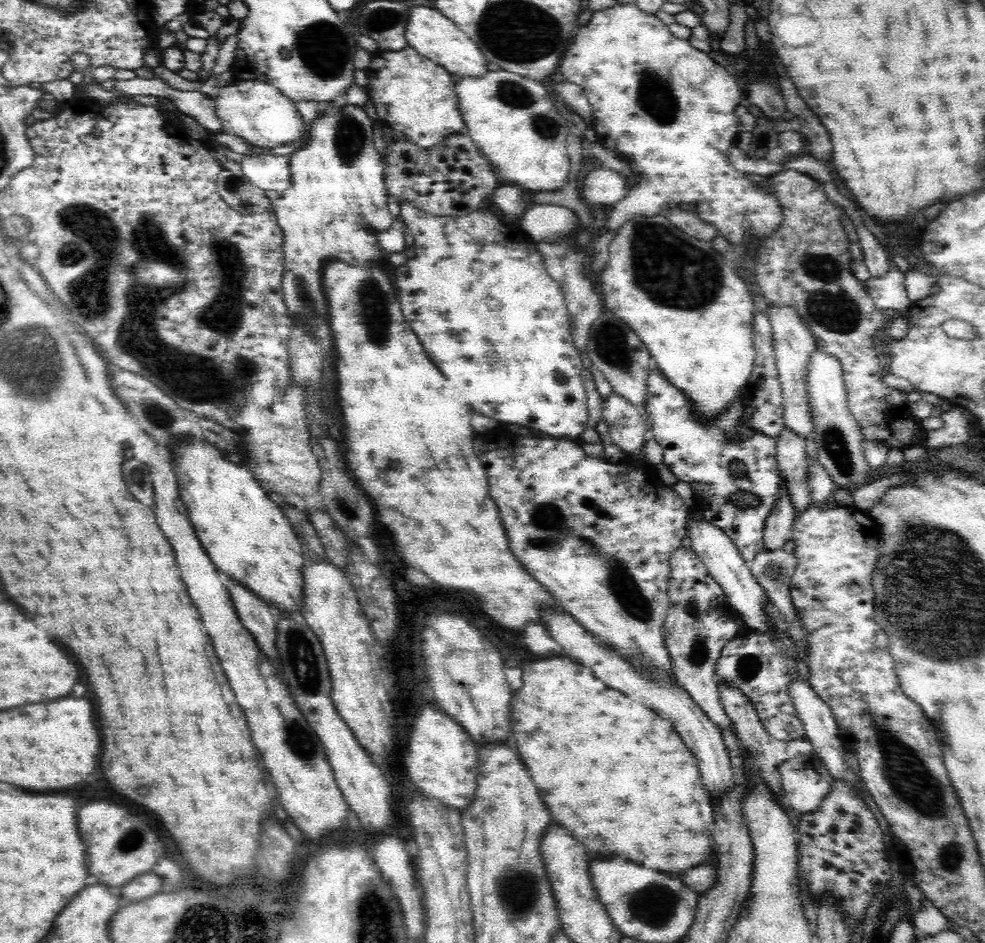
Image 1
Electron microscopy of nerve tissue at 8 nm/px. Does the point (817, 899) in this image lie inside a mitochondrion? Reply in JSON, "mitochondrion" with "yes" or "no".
{"mitochondrion":"no"}

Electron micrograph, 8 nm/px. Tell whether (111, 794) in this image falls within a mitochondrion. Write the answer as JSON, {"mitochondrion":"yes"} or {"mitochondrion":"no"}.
{"mitochondrion":"no"}

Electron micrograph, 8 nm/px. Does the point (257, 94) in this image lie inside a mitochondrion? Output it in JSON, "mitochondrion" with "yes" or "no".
{"mitochondrion":"no"}

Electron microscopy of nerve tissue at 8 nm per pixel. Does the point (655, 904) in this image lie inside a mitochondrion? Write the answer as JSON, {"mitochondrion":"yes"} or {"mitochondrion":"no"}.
{"mitochondrion":"yes"}

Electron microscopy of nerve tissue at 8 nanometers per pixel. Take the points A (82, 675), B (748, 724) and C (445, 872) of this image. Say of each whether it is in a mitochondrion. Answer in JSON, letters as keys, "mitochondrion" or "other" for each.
{"A":"other","B":"other","C":"other"}

